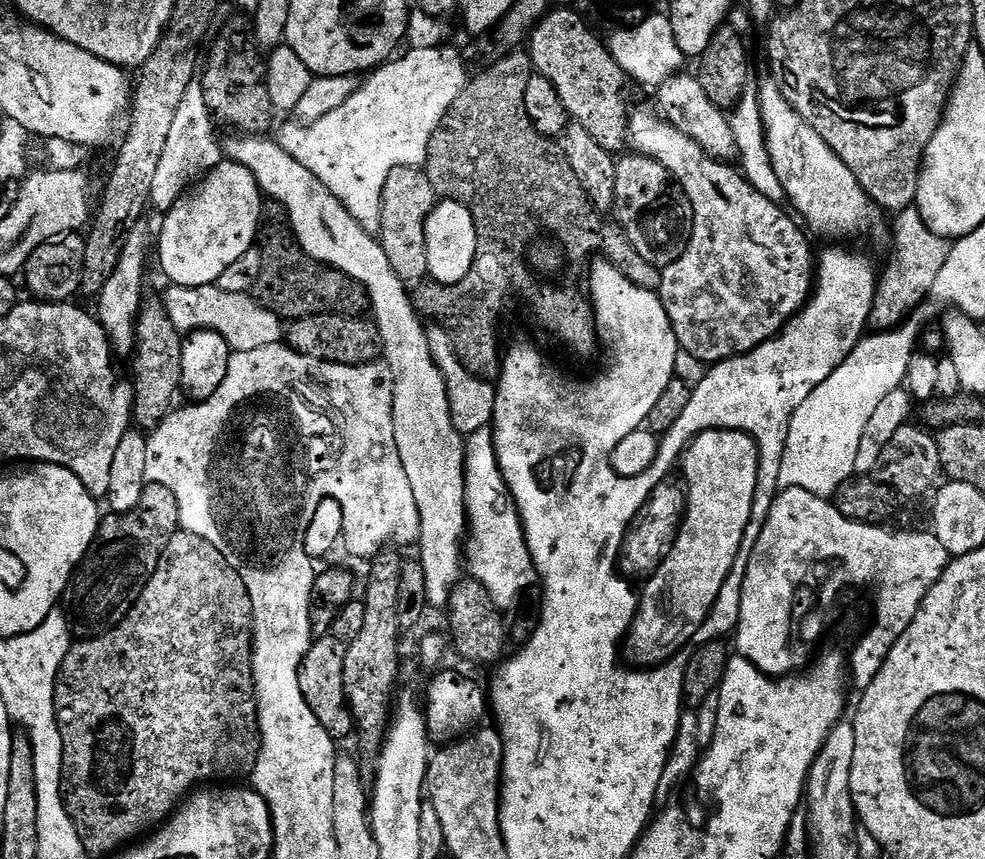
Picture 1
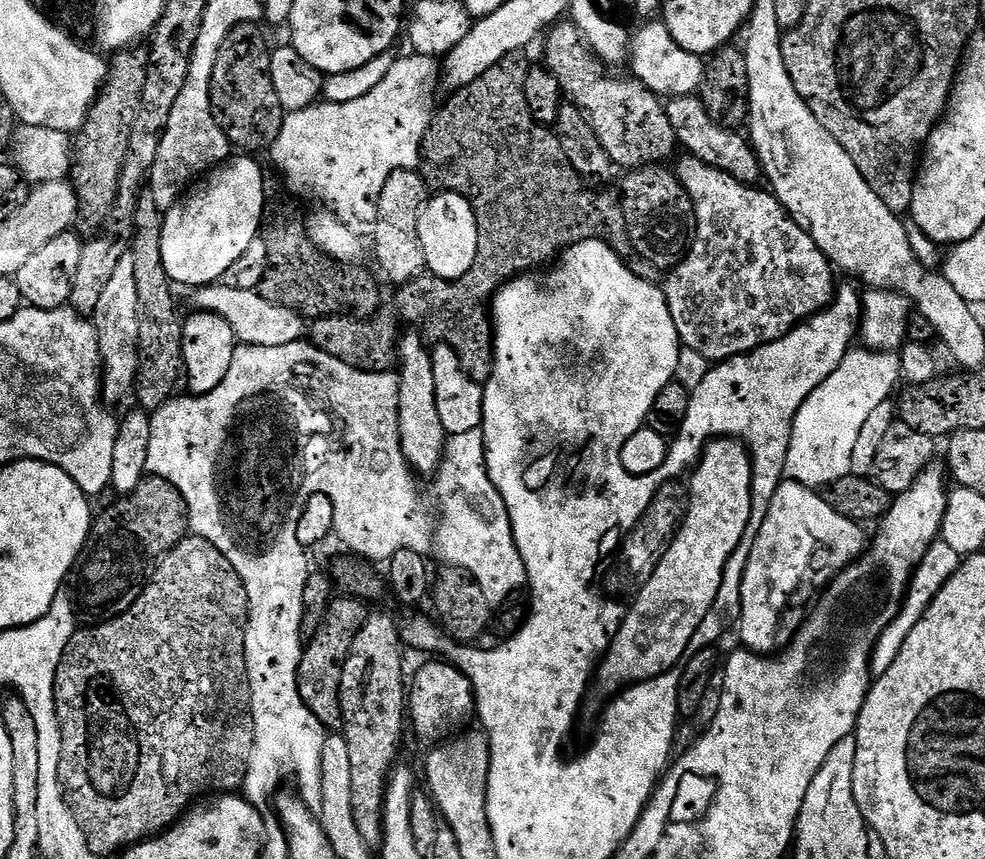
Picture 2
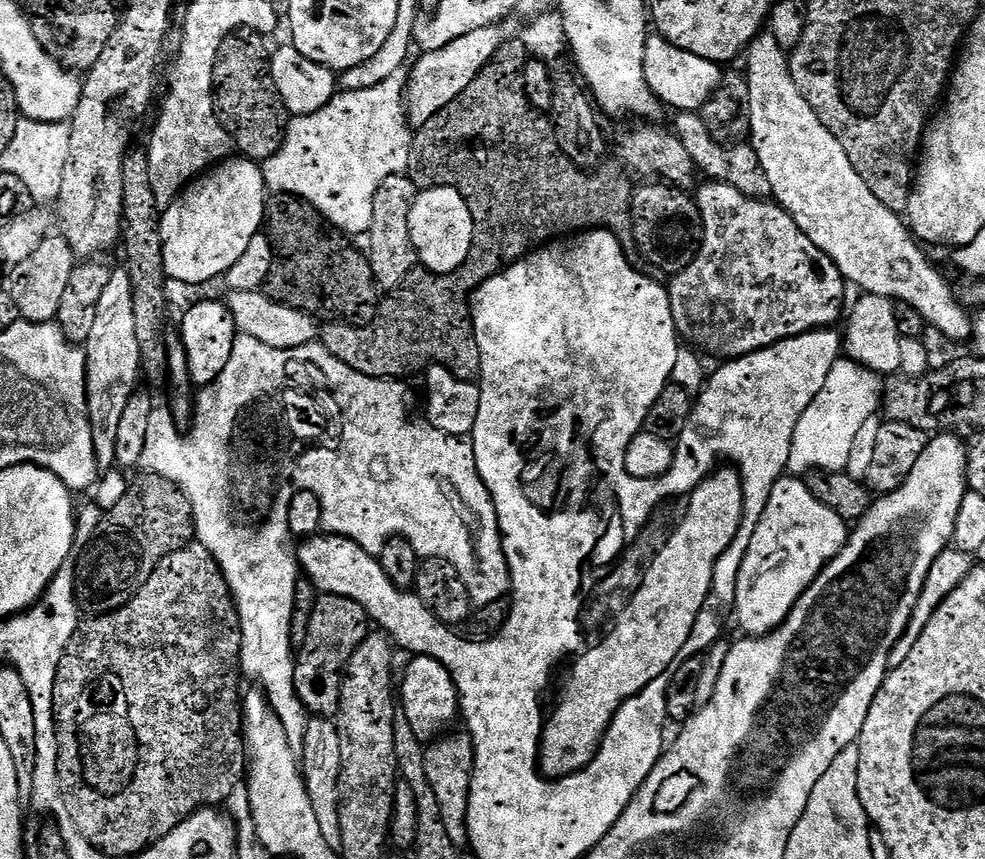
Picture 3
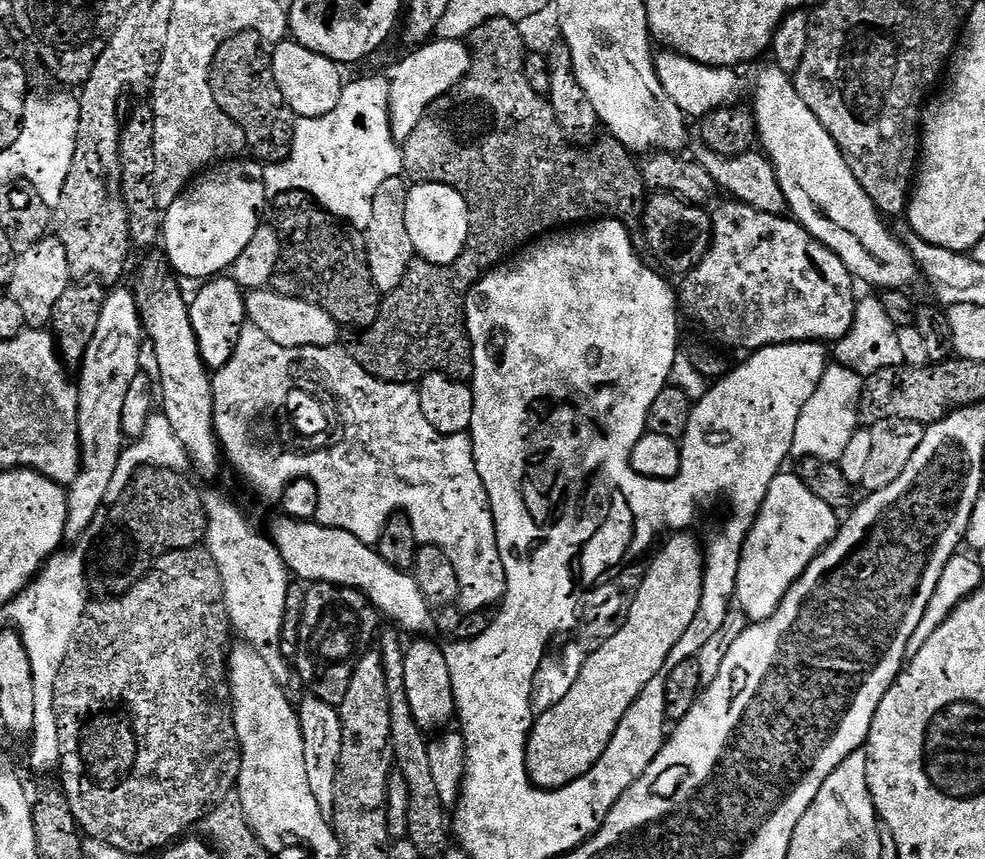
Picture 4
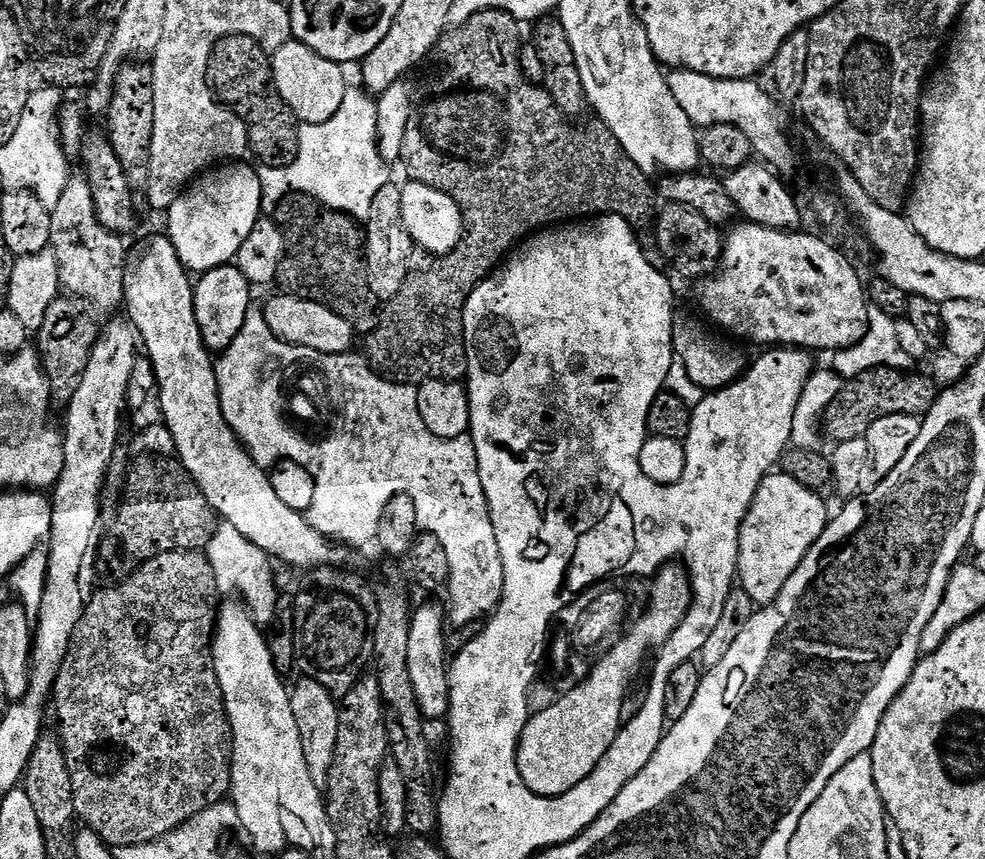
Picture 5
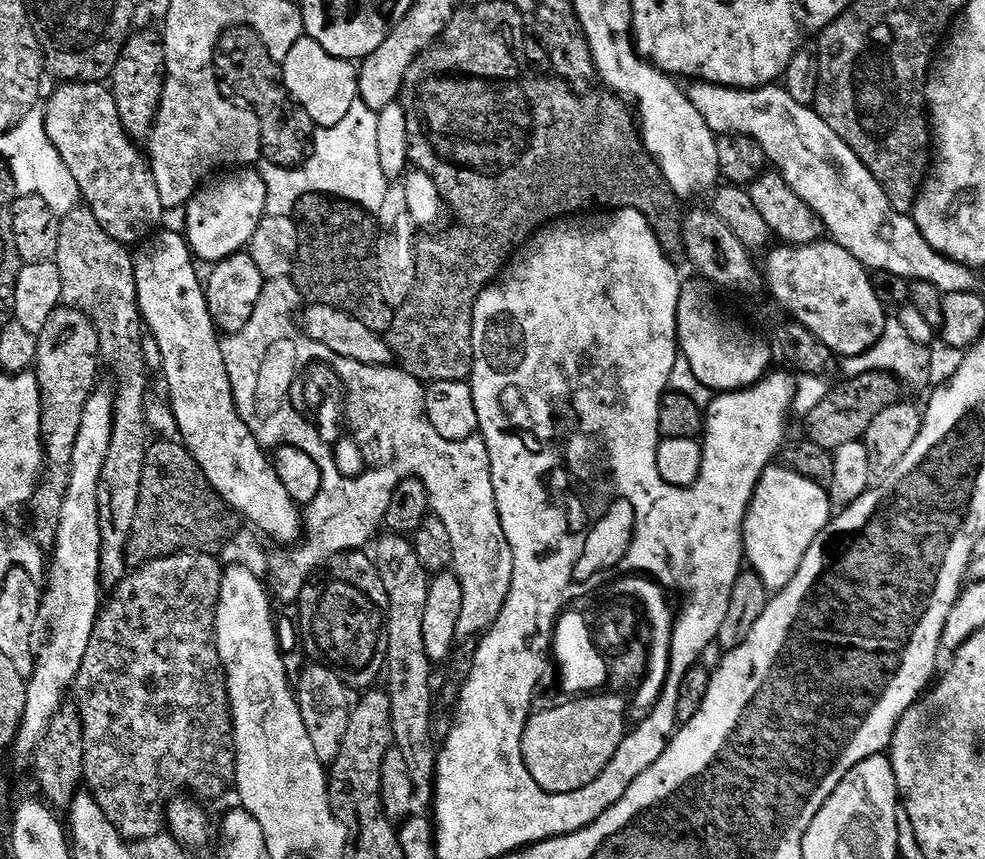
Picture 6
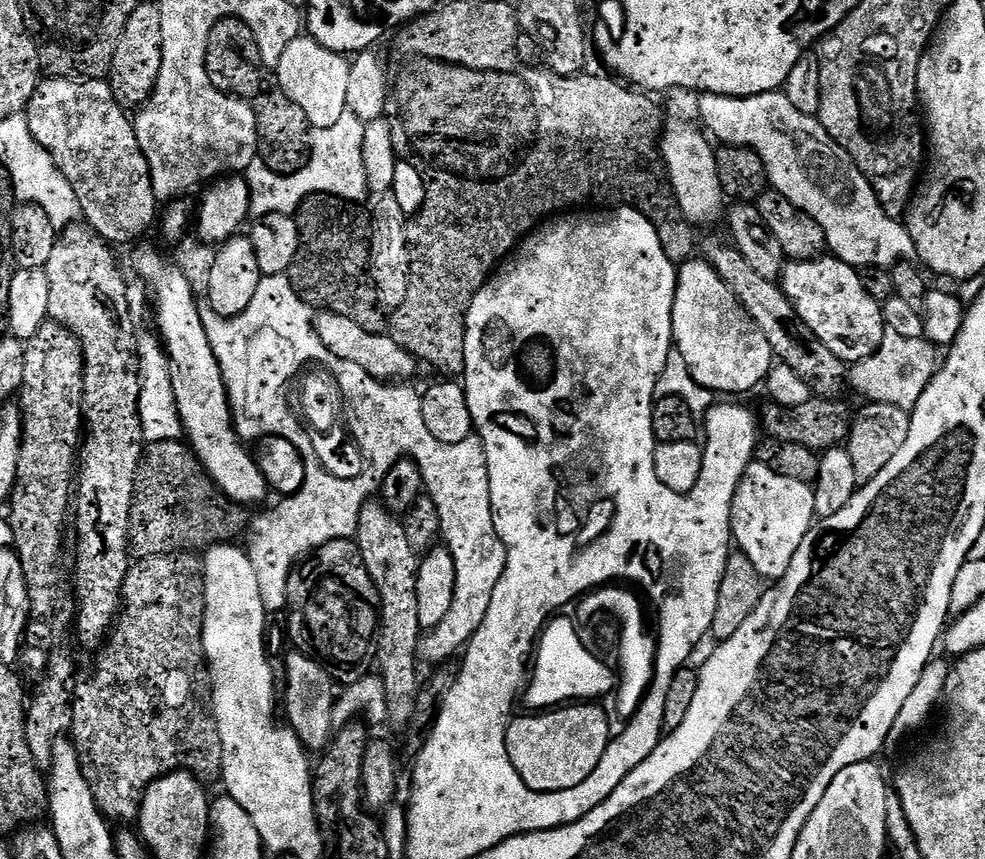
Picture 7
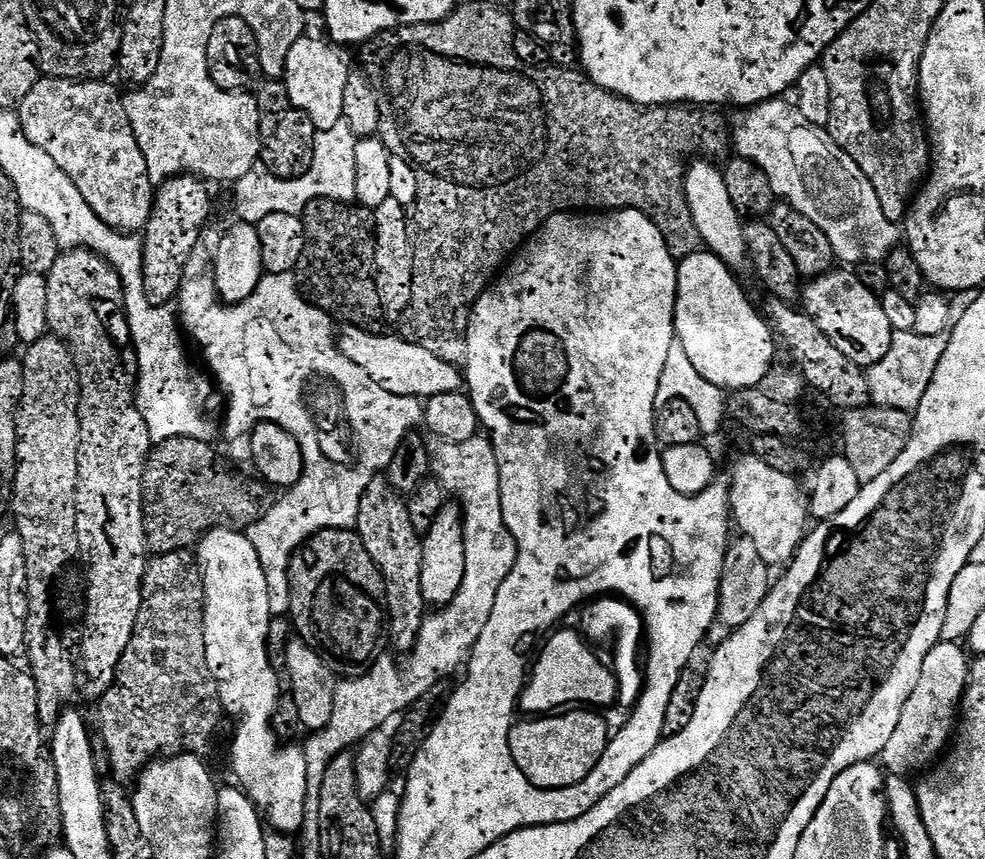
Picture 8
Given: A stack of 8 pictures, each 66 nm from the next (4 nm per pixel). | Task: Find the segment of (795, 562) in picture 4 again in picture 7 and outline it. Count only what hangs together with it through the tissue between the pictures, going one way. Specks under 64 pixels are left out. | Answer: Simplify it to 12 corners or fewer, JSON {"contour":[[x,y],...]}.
{"contour":[[752,463],[732,539],[765,581],[782,579],[814,527],[813,485]]}

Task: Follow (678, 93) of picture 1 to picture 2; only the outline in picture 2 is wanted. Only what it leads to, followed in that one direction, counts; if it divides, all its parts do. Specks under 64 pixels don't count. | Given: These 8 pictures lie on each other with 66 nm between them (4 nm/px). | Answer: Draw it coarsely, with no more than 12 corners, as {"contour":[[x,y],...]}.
{"contour":[[699,95],[666,107],[687,155],[743,184],[762,180],[739,131],[723,128]]}

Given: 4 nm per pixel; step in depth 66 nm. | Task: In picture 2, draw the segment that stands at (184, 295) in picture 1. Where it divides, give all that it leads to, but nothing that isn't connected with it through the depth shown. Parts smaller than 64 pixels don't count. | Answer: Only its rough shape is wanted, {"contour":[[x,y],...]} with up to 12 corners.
{"contour":[[217,282],[191,307],[226,318],[241,345],[305,339],[305,317]]}

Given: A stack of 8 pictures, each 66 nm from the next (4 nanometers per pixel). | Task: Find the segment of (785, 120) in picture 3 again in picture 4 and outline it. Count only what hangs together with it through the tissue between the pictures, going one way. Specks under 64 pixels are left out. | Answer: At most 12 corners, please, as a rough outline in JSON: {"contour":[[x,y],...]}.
{"contour":[[793,77],[756,80],[791,219],[876,290],[918,280]]}

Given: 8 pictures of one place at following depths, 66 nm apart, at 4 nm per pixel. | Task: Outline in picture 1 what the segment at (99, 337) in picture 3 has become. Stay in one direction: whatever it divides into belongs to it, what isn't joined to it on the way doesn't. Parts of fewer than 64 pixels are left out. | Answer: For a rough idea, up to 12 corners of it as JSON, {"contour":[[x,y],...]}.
{"contour":[[137,224],[98,297],[117,357],[136,347],[154,232]]}

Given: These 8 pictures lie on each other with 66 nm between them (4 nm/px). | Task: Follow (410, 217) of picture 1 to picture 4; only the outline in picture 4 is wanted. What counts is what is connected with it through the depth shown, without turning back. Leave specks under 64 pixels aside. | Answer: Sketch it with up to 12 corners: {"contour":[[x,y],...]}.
{"contour":[[409,181],[375,191],[366,243],[382,294],[400,285],[414,259],[406,231]]}

